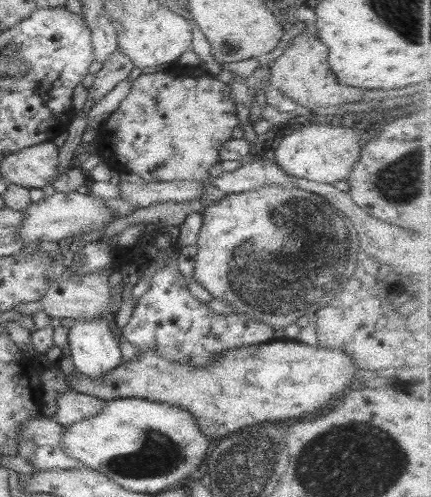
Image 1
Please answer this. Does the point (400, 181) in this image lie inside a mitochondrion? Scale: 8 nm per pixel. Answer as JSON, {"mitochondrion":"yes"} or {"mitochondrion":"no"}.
{"mitochondrion":"yes"}

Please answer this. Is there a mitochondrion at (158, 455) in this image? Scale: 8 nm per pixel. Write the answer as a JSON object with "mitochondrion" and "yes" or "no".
{"mitochondrion":"yes"}

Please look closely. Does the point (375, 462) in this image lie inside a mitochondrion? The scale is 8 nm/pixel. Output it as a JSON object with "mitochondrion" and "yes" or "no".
{"mitochondrion":"yes"}

